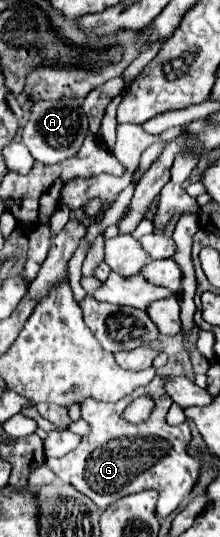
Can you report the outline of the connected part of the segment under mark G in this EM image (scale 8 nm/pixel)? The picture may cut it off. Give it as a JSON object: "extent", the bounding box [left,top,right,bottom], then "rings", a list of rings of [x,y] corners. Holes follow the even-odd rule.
{"extent":[46,376,202,518],"rings":[[[154,376],[154,380],[146,388],[138,388],[114,404],[96,400],[86,400],[86,404],[80,404],[82,418],[92,428],[90,434],[82,438],[82,444],[74,452],[68,452],[62,458],[48,458],[46,466],[62,482],[70,482],[78,492],[86,494],[100,510],[126,494],[152,488],[160,494],[156,508],[158,518],[166,518],[168,514],[176,512],[176,508],[186,500],[186,496],[192,492],[200,478],[202,458],[188,452],[188,446],[192,442],[192,432],[188,424],[166,424],[166,412],[172,404],[172,398],[166,394],[164,384],[166,376]],[[144,392],[152,394],[156,400],[156,408],[150,420],[138,426],[126,424],[120,418],[122,410],[128,406],[130,400]]]}

